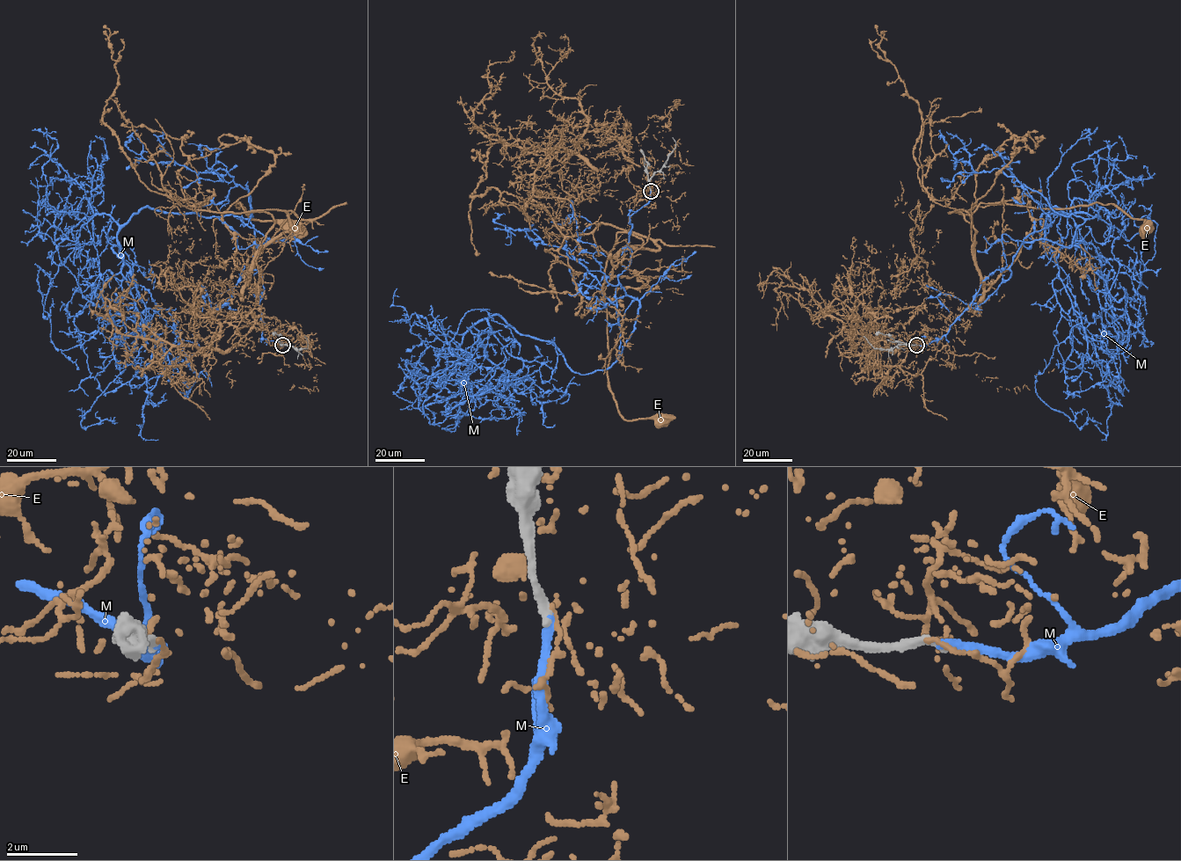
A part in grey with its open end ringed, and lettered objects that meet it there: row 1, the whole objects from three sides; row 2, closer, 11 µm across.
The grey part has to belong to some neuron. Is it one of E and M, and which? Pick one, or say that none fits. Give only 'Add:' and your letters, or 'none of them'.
Add: M

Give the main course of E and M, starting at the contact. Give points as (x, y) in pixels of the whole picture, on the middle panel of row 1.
E: (651, 190), (629, 206), (614, 266), (641, 245), (618, 232), (608, 254), (607, 375), (624, 419), (662, 420)
M: (651, 190), (616, 361), (579, 374), (492, 315), (498, 367), (441, 412), (459, 419)

